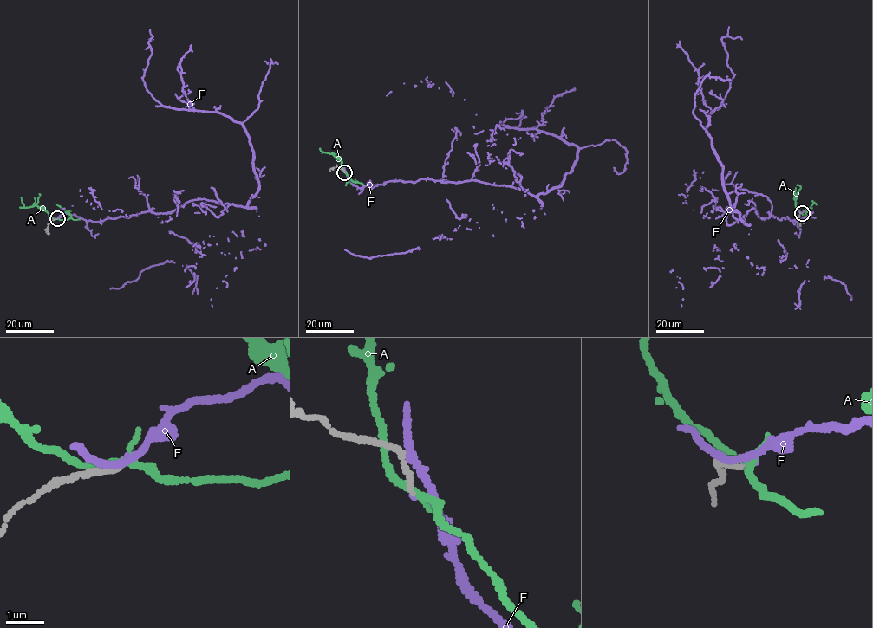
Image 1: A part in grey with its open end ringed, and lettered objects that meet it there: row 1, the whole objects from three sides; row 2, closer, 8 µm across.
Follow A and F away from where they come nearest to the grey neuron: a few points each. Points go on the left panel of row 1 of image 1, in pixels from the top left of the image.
A: (56, 218), (35, 205), (24, 207), (21, 197)
F: (56, 218), (171, 213), (199, 199), (245, 206), (257, 192), (244, 127), (163, 106), (146, 89), (152, 39)

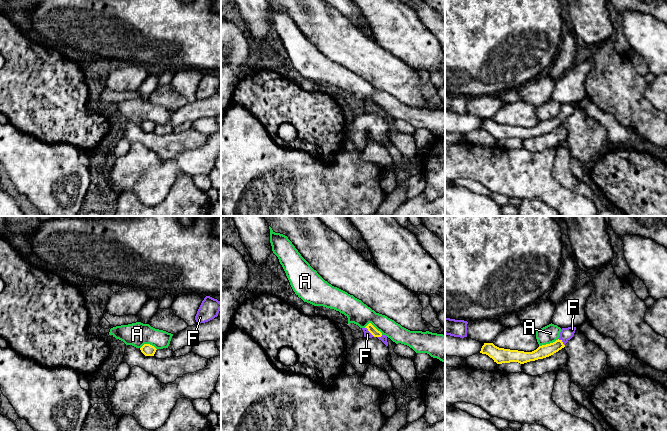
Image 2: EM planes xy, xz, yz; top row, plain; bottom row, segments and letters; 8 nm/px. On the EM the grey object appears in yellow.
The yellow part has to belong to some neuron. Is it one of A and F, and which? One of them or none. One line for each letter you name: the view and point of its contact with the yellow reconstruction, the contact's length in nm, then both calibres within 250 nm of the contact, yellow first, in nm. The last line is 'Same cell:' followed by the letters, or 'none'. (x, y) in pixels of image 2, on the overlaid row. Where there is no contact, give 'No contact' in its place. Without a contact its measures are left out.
F: Touches yellow at xz (370, 332). Shared border 110 nm. Thickness 60 nm (yellow) against 60 nm
Same cell: F

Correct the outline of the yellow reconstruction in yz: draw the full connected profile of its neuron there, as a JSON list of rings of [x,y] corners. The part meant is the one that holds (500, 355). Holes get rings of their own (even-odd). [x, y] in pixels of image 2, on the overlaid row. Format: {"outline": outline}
{"outline": [[[576,327],[562,328],[559,338],[550,344],[539,346],[532,352],[524,352],[518,350],[510,350],[499,348],[493,343],[484,343],[480,353],[488,355],[497,364],[518,362],[524,364],[530,361],[543,359],[553,355],[562,348],[573,337]]]}

